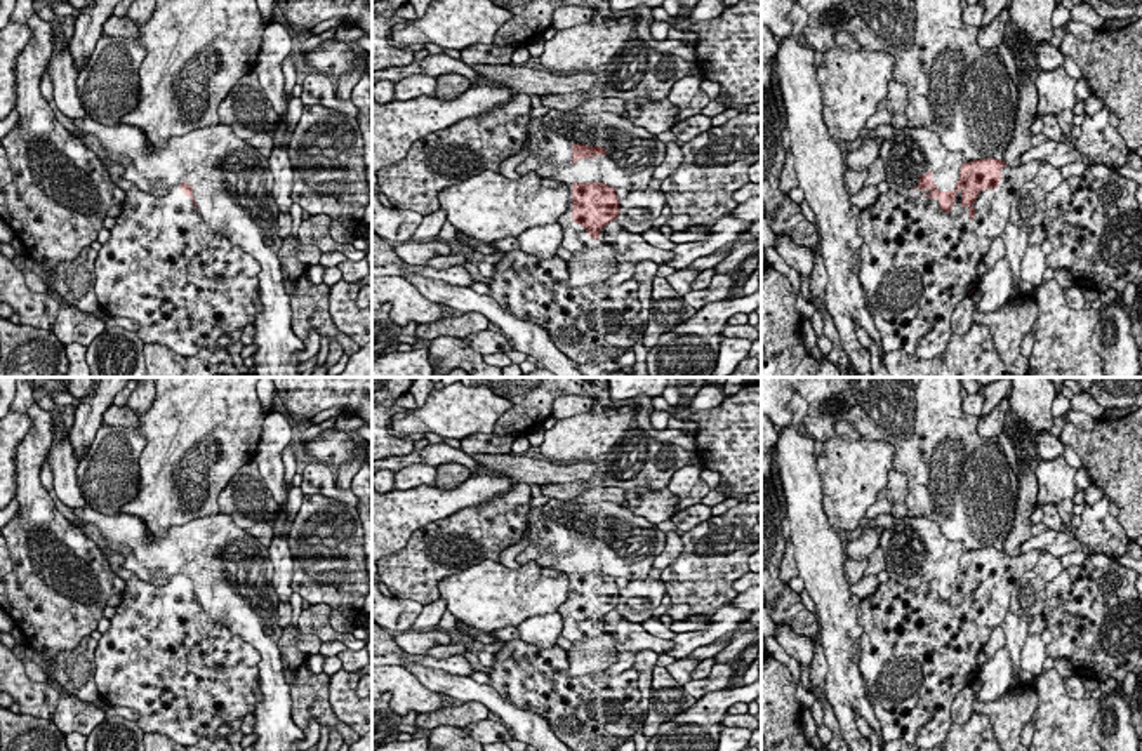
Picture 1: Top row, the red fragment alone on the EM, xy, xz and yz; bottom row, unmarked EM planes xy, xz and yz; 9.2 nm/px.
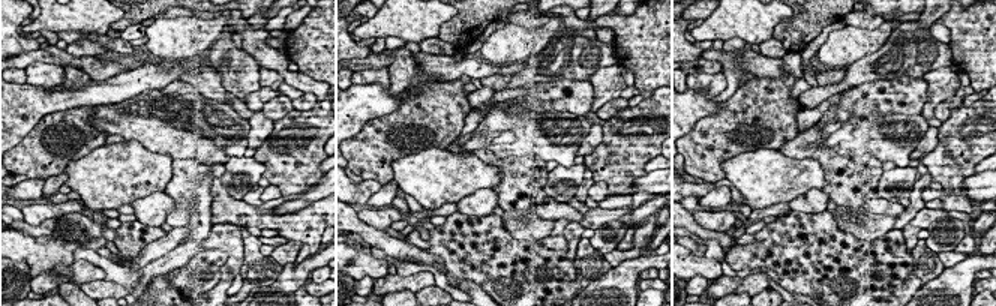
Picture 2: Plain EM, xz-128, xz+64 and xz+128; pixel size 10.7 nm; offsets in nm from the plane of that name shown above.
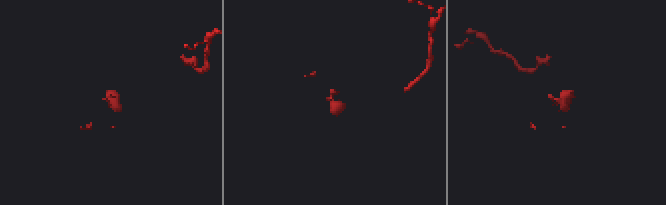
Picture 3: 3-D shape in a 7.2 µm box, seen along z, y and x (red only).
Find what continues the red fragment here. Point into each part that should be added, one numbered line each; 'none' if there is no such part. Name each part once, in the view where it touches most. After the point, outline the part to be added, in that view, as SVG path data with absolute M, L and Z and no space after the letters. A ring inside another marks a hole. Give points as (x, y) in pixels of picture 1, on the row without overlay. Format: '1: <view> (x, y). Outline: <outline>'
1: yz (918, 652). Outline: M1031 549L1020 556L1003 556L999 575L982 579L970 596L961 595L965 577L958 579L949 603L939 596L937 588L911 588L893 579L860 600L857 619L864 631L859 668L883 742L904 739L920 748L933 748L946 741L956 695L979 676L977 654L991 631L1005 621L1012 591L1036 567L1039 555Z

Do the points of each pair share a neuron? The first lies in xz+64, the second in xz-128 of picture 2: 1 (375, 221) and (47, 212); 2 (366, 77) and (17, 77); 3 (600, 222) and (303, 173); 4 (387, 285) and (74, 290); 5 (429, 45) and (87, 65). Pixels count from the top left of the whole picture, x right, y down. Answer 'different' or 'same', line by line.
1: same
2: different
3: different
4: different
5: different

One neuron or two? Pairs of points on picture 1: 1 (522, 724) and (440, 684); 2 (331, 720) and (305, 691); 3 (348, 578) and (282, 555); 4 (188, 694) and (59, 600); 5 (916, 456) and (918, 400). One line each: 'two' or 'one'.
1: one
2: one
3: two
4: two
5: one

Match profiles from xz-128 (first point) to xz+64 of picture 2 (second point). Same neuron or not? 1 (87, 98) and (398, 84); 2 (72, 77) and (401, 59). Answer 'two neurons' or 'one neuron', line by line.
1: two neurons
2: one neuron

